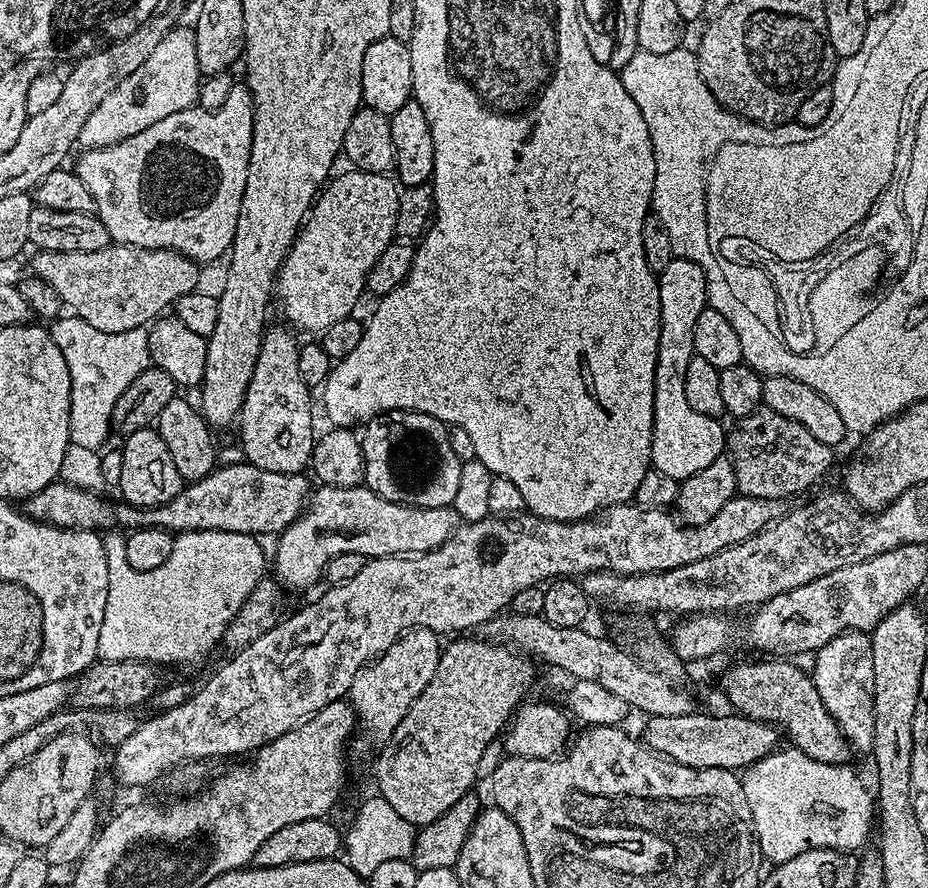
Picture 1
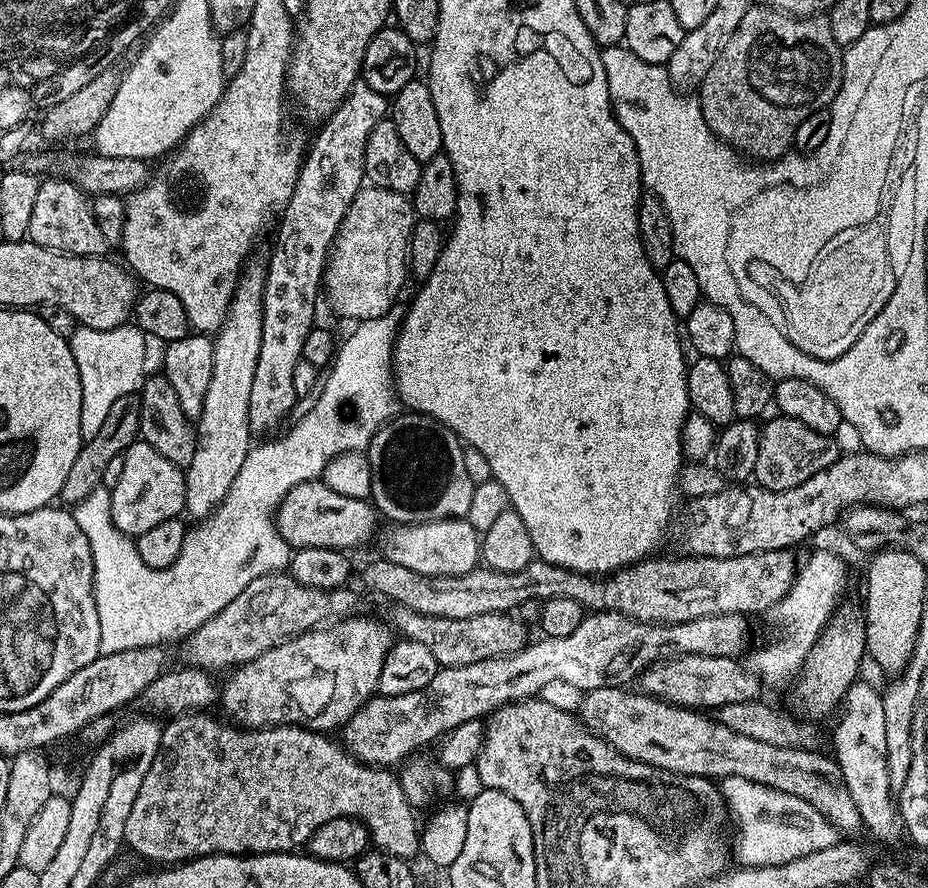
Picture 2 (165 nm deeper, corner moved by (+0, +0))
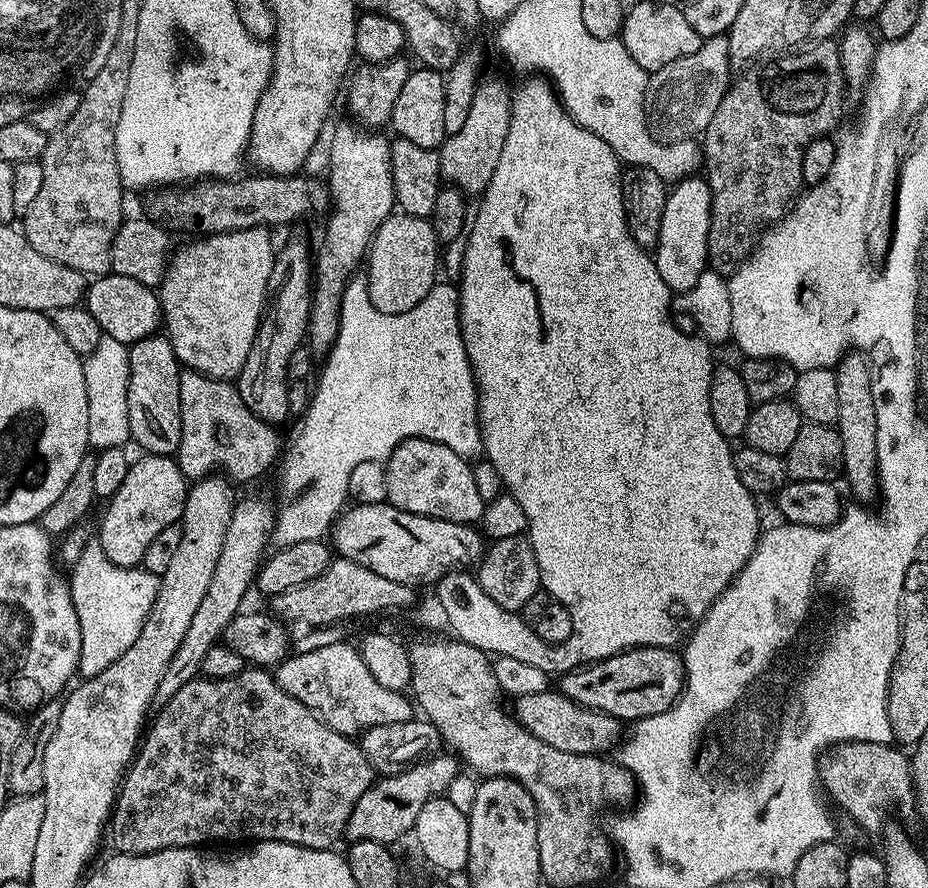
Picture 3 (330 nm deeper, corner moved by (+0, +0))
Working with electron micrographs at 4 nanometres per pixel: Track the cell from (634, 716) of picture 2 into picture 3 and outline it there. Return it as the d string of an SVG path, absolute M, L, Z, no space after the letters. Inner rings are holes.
M549 690L519 697L515 701L514 714L525 728L542 738L554 750L566 750L579 756L608 754L620 736L621 721L615 716L595 708L584 708L577 700L572 700L559 690Z

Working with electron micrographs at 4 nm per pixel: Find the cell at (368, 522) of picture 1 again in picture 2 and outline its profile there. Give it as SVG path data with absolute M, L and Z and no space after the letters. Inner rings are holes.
M467 518L435 520L429 524L402 524L391 529L387 559L427 576L461 576L481 563L481 537Z

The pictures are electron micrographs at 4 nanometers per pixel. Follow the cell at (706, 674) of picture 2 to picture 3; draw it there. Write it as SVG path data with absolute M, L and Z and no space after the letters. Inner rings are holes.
M647 646L620 651L607 660L592 662L567 673L561 679L564 681L558 684L559 691L577 700L584 708L595 708L608 716L615 716L621 722L635 722L662 714L680 700L686 688L685 662L672 651L671 647Z

